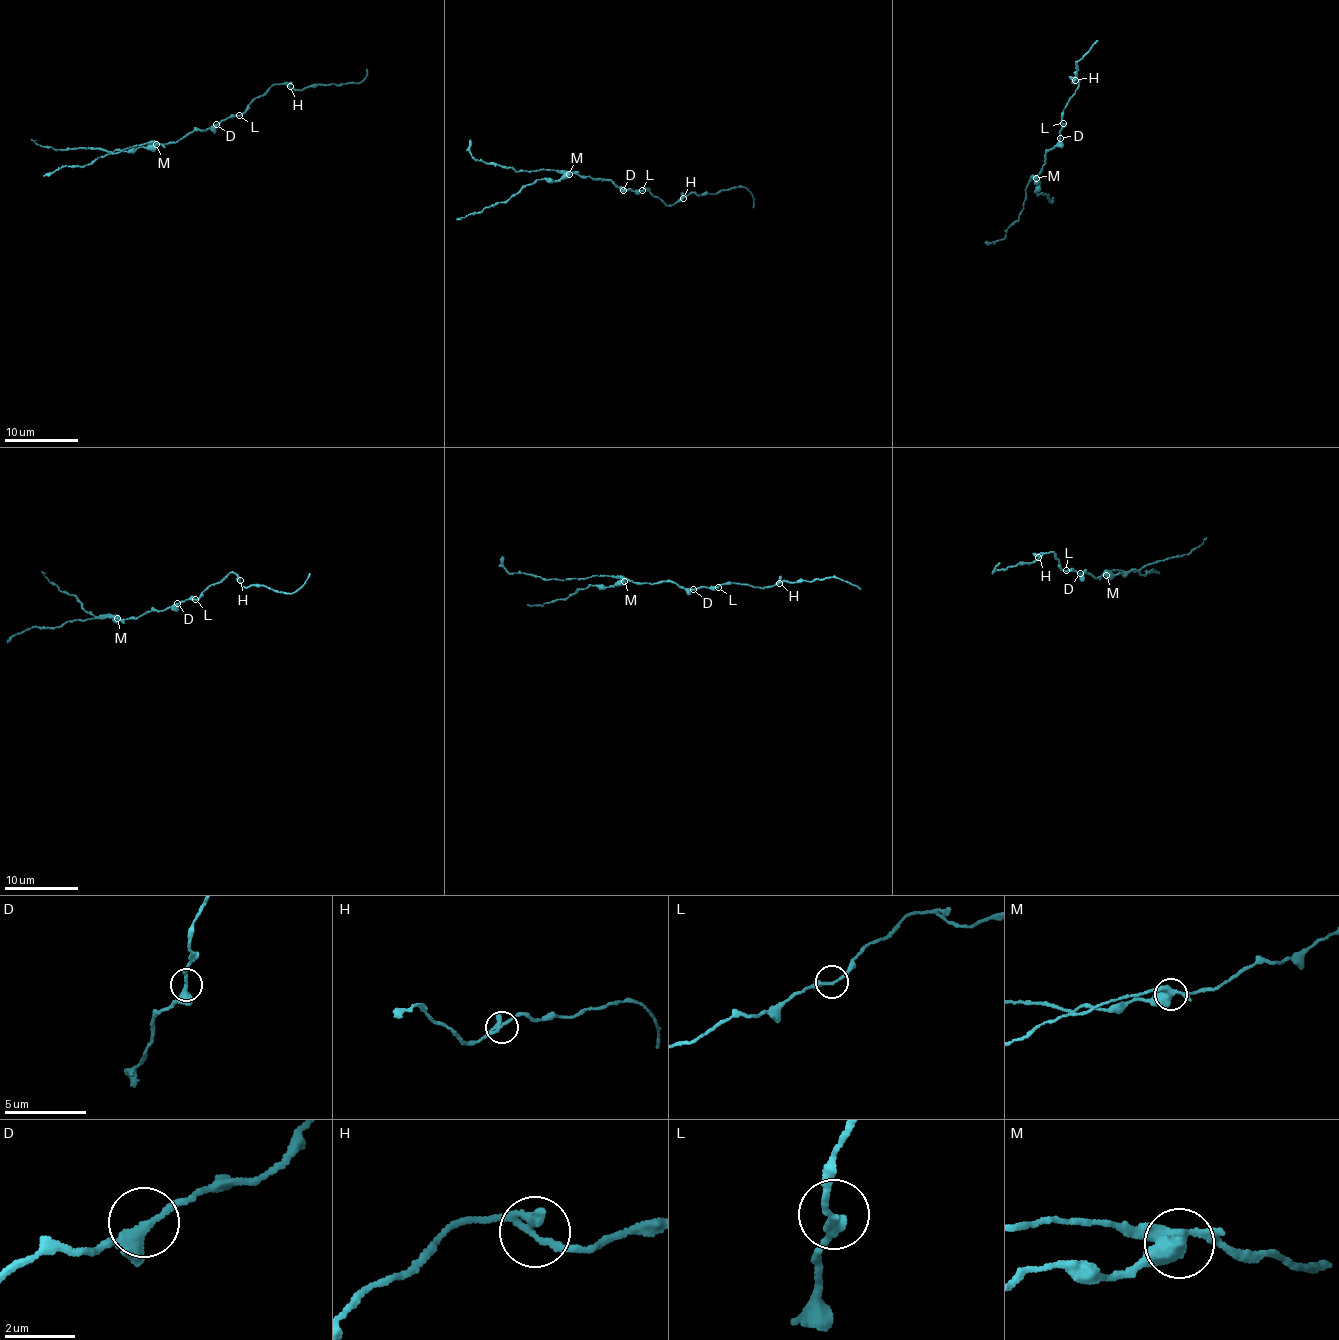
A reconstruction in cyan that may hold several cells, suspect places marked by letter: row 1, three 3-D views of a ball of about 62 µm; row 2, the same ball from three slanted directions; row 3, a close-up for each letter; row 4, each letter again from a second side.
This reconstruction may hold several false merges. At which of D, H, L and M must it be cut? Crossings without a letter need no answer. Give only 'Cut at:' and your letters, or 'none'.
Cut at: M

